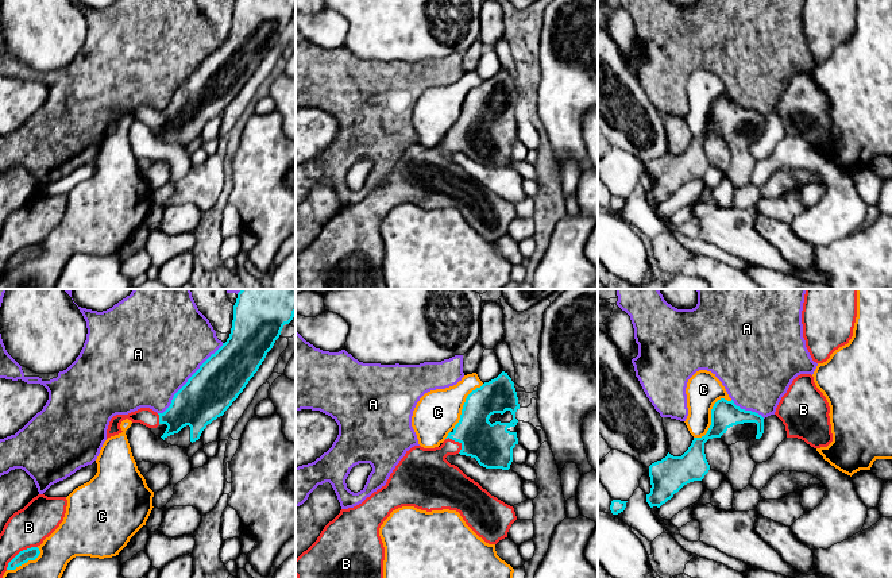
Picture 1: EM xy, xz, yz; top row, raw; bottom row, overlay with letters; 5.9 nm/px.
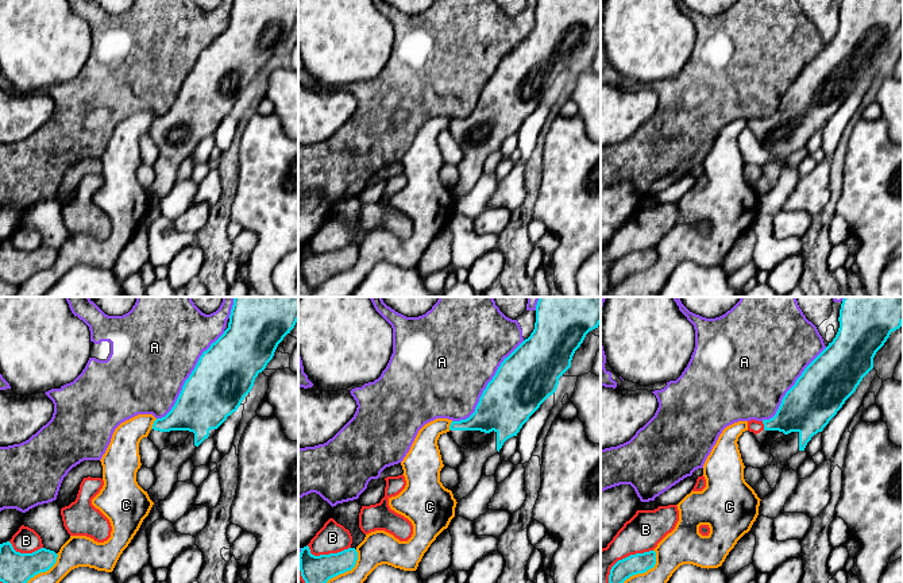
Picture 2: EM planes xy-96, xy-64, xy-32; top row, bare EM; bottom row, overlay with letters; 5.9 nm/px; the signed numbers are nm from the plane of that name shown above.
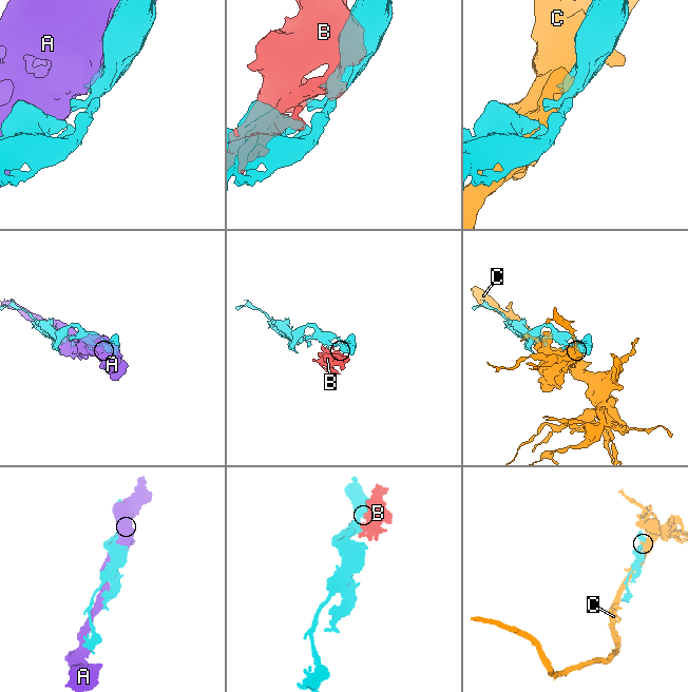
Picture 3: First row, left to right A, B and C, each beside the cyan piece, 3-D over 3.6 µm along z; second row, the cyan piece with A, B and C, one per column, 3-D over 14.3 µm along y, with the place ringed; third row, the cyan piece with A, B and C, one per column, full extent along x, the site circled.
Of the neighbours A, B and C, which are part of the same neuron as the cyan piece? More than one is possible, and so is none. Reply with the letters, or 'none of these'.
B

